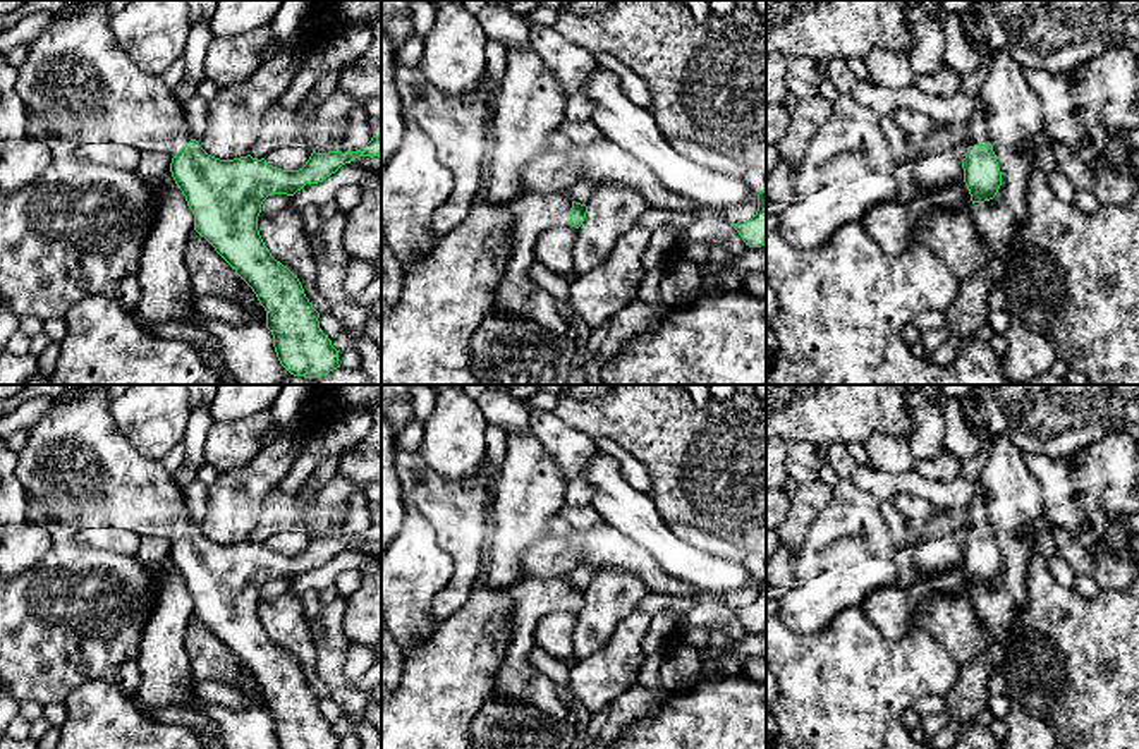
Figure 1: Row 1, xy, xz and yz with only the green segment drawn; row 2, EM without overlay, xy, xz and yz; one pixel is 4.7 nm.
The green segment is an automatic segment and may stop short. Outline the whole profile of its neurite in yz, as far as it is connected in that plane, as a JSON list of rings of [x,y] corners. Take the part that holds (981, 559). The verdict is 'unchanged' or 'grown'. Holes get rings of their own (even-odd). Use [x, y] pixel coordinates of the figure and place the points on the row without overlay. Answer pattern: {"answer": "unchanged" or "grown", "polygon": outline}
{"answer": "grown", "polygon": [[[976,496],[962,515],[967,529],[962,553],[971,586],[972,589],[990,586],[1002,570],[1002,557],[990,526],[988,503]]]}

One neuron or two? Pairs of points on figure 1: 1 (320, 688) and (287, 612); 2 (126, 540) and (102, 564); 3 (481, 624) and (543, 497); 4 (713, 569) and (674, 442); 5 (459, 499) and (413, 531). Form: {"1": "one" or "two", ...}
{"1": "one", "2": "two", "3": "one", "4": "two", "5": "two"}

